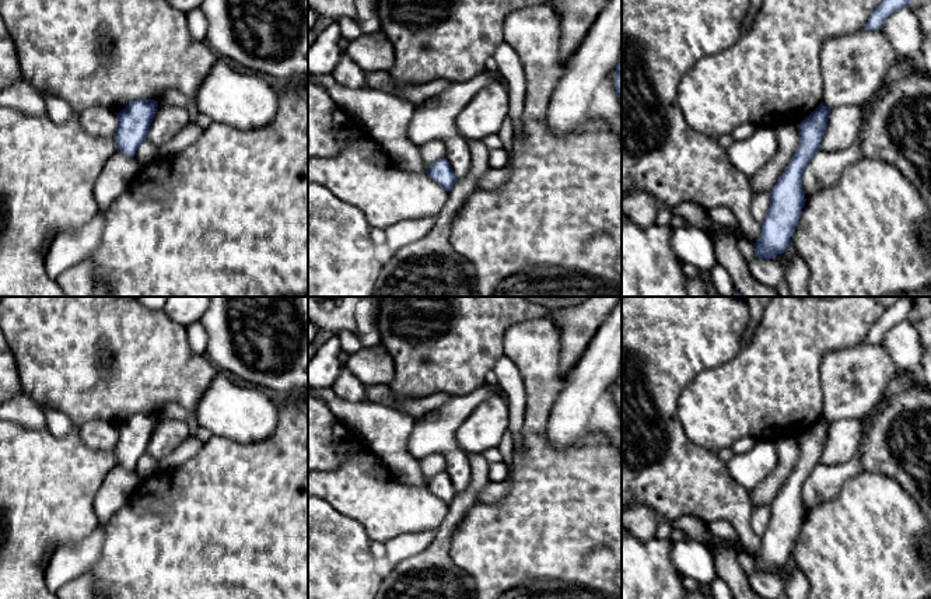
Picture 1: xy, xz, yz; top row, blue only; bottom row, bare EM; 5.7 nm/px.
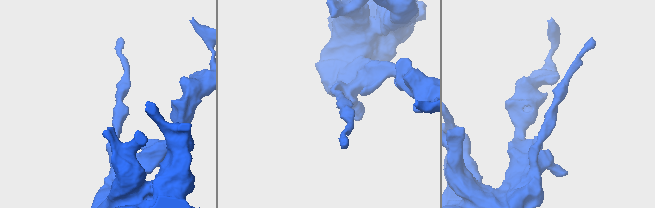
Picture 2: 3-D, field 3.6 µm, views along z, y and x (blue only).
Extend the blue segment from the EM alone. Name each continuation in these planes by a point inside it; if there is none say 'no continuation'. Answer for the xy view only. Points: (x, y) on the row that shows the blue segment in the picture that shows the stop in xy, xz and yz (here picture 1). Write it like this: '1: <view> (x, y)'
no continuation

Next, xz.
no continuation

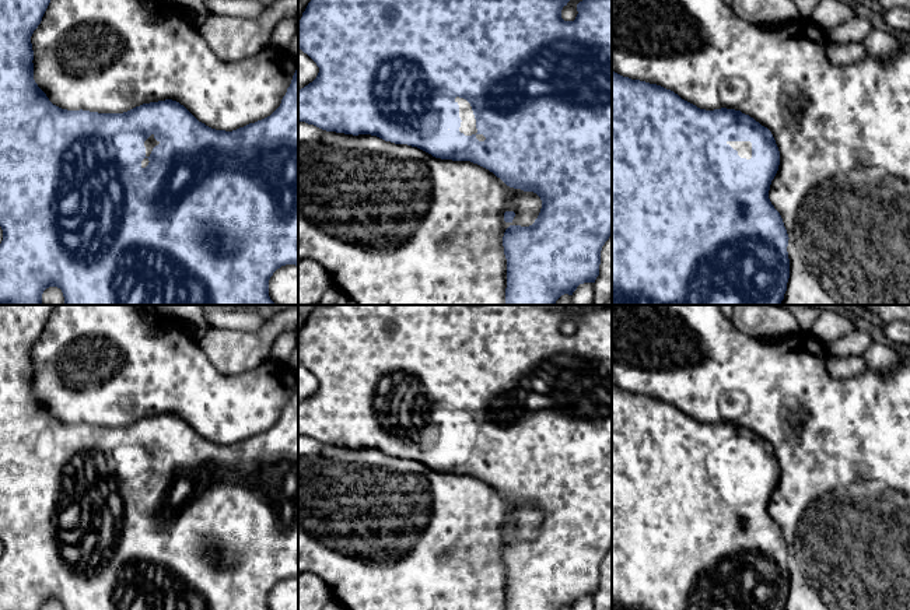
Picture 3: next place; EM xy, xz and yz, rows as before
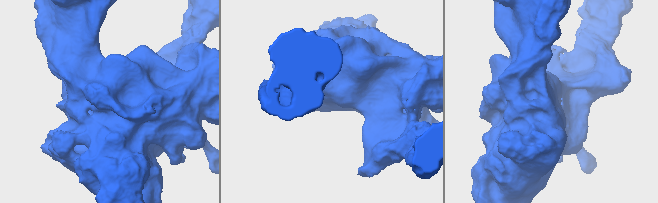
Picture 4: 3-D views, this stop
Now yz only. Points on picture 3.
1: yz (744, 149)

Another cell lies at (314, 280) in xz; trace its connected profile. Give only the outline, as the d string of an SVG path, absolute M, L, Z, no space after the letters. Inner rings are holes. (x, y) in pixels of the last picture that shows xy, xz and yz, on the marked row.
M305 259L298 263L298 305L316 305L333 284L319 263Z

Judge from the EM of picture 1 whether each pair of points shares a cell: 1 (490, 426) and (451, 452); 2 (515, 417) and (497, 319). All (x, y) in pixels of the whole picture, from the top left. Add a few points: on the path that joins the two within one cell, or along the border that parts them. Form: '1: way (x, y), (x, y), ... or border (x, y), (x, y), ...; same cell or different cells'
1: border (468, 416), (455, 434), (455, 444), (465, 454); different cells
2: border (504, 354), (486, 374), (485, 381); different cells

